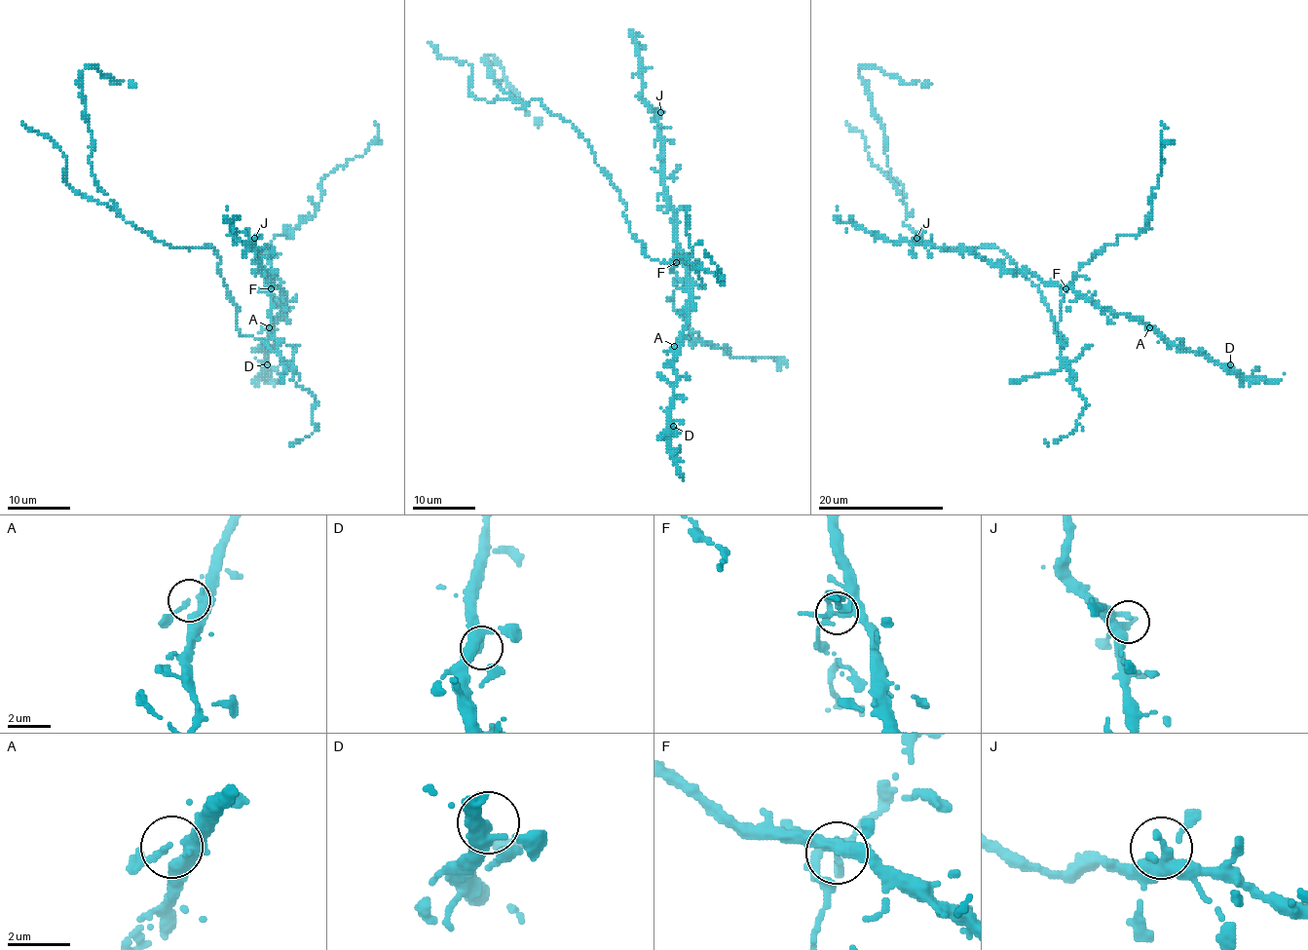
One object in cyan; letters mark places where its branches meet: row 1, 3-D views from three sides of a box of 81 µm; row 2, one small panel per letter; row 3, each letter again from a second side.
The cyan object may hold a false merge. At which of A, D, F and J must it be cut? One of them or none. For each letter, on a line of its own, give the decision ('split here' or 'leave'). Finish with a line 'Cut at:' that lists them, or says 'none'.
A: leave
D: leave
F: split here
J: leave
Cut at: F

